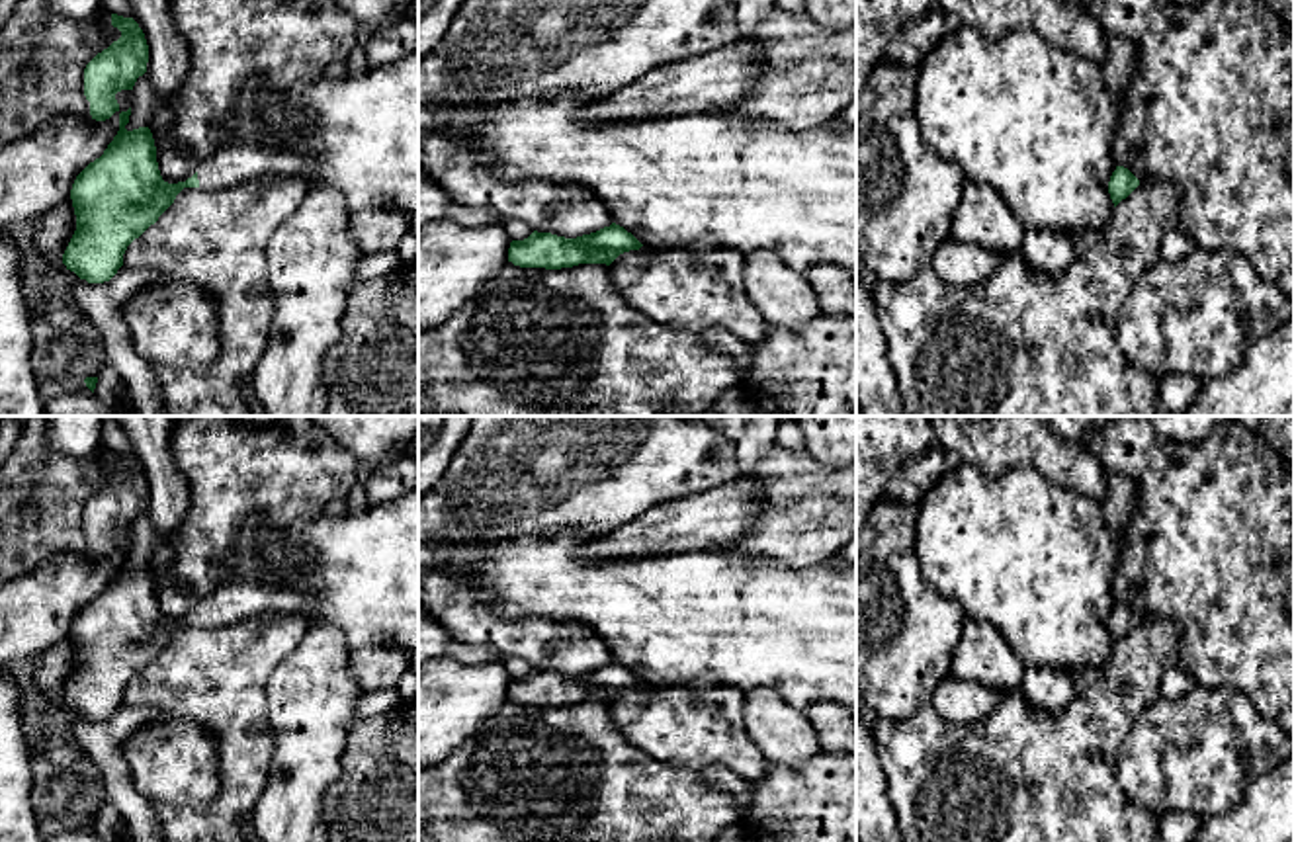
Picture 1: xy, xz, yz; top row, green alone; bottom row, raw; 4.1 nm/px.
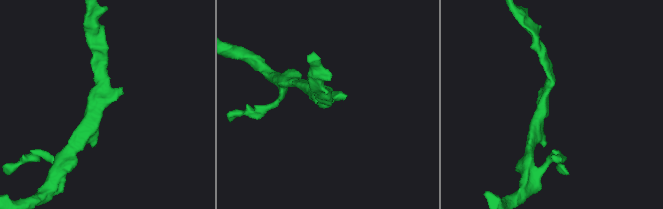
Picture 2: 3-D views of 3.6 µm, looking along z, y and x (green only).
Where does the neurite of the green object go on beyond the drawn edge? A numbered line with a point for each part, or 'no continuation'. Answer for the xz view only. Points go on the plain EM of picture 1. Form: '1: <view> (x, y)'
no continuation

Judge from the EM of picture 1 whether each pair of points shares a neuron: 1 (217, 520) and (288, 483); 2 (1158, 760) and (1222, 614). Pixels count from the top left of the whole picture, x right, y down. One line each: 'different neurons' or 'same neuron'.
1: same neuron
2: different neurons

